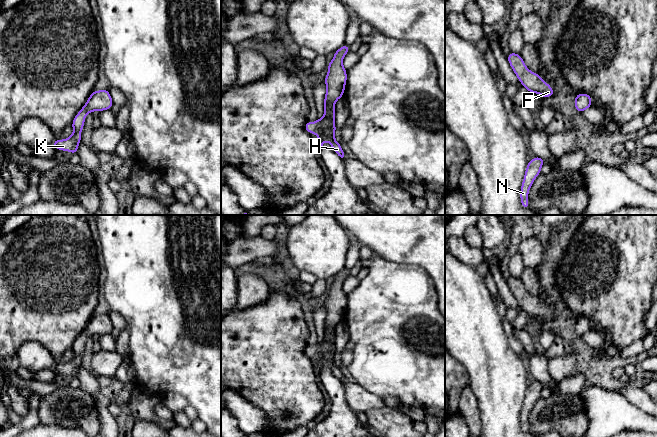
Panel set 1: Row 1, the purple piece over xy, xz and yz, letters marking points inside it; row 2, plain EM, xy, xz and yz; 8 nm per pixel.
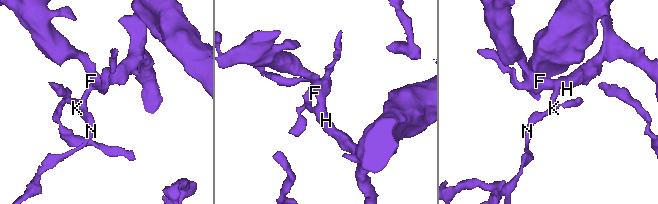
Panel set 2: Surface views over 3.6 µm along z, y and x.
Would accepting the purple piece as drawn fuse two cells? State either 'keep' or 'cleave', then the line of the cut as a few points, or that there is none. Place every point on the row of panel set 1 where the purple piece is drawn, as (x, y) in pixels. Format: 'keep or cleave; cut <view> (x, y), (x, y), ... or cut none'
keep; cut none

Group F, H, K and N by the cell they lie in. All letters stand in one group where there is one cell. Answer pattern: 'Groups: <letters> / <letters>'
Groups: F H K N

